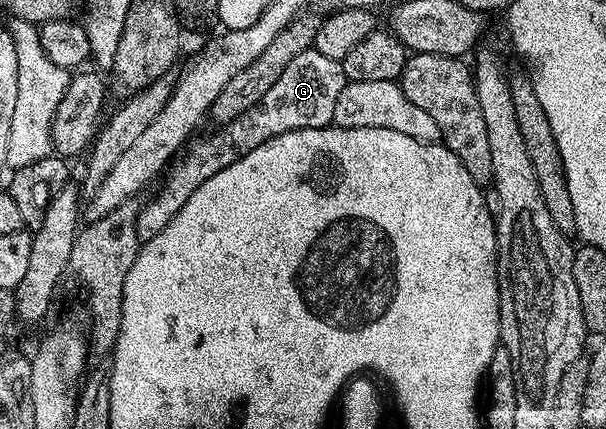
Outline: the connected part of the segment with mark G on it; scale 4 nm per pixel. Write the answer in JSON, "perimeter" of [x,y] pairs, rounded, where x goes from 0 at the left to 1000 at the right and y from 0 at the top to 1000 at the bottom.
{"perimeter":[[[518,114],[490,124],[490,133],[483,133],[483,142],[470,152],[470,170],[457,179],[450,207],[444,207],[437,226],[431,226],[409,259],[398,263],[380,287],[355,301],[343,324],[318,336],[315,345],[310,340],[281,382],[272,408],[276,420],[271,422],[262,455],[252,457],[238,483],[228,485],[223,522],[231,559],[259,552],[259,543],[266,543],[266,534],[272,534],[272,524],[285,515],[299,478],[305,478],[305,469],[318,459],[318,441],[345,422],[351,403],[371,394],[380,380],[411,357],[411,347],[424,347],[424,338],[437,338],[437,329],[464,310],[548,294],[553,282],[550,254],[556,254],[556,226],[563,226],[563,207],[569,207],[571,196],[573,182],[561,140]]]}

